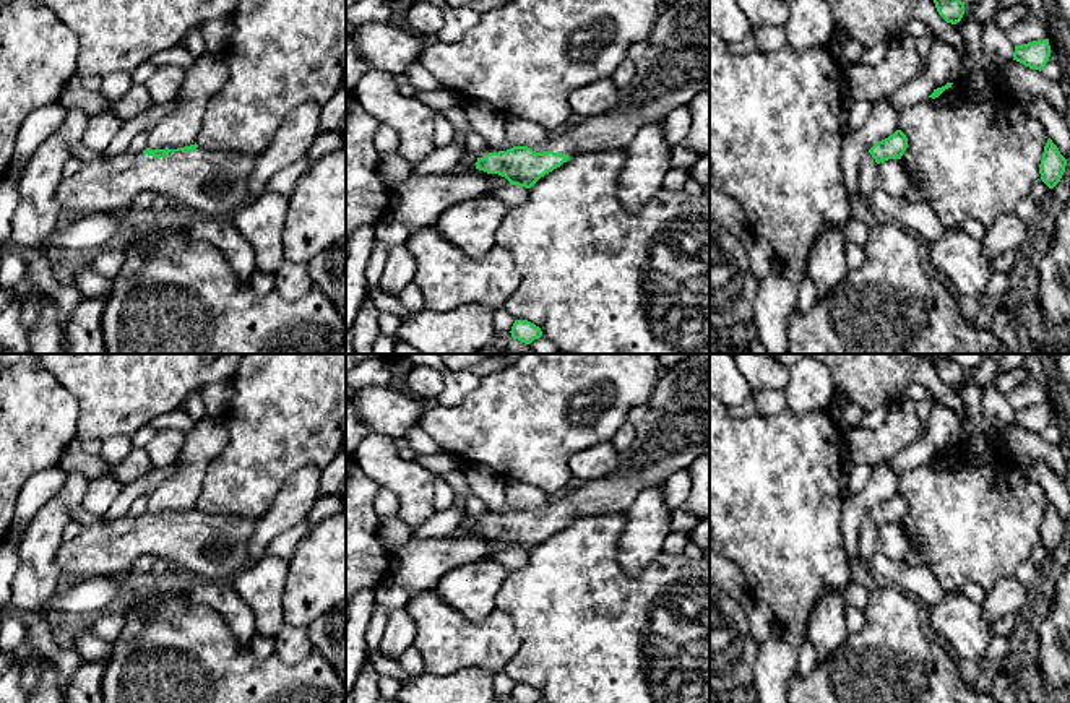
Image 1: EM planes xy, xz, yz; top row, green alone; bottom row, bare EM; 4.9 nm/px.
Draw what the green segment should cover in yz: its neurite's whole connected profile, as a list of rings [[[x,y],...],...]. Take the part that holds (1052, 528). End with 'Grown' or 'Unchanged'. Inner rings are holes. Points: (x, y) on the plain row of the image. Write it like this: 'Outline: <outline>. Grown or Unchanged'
Outline: [[[1049,502],[1044,510],[1042,523],[1039,528],[1041,544],[1049,552],[1054,552],[1062,542],[1065,529],[1067,523],[1060,518],[1059,511]]]. Unchanged

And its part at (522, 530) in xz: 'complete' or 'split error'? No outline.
split error

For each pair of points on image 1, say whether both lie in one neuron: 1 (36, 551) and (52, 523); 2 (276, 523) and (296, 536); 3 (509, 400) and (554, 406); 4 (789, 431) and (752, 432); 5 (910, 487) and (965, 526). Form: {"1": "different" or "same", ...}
{"1": "same", "2": "different", "3": "same", "4": "same", "5": "same"}

